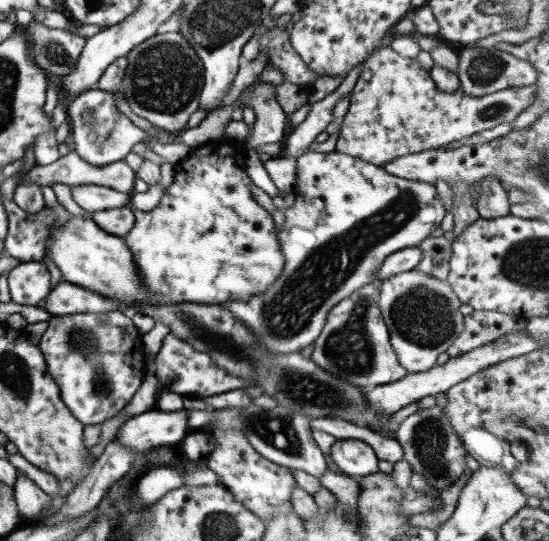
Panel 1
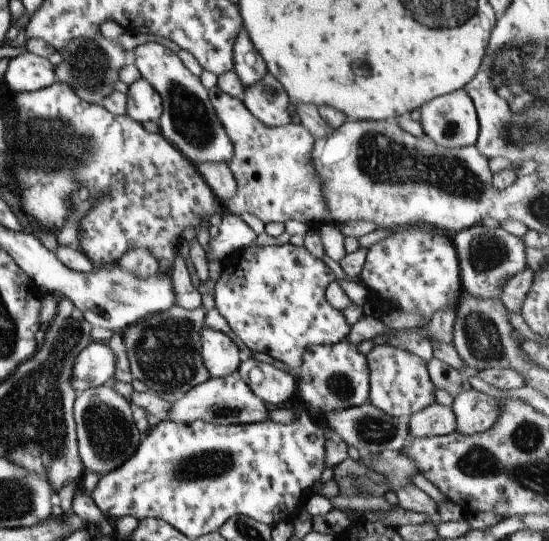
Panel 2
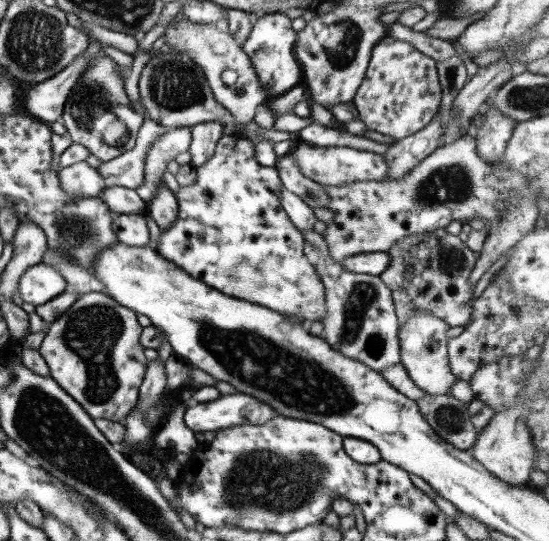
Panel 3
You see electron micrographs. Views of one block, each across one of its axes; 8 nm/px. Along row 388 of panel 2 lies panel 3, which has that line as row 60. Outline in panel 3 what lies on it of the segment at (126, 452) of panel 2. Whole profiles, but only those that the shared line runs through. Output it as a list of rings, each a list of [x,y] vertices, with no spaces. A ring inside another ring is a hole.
[[[89,36],[90,44],[83,53],[90,57],[88,72],[78,78],[78,84],[73,87],[66,99],[63,115],[60,120],[70,134],[74,145],[80,145],[96,156],[102,162],[108,162],[132,149],[136,145],[138,131],[145,121],[144,105],[132,102],[126,91],[124,81],[118,74],[118,65],[104,50],[96,38]]]

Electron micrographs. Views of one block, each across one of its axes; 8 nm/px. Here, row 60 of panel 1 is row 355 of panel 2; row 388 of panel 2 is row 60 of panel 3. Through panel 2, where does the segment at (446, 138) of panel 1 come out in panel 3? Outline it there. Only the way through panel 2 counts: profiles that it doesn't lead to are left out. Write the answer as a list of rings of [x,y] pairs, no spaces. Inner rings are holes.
[[[387,36],[374,46],[364,81],[358,87],[352,102],[358,109],[359,119],[367,126],[367,130],[391,136],[395,142],[398,142],[422,131],[432,122],[441,106],[442,95],[438,72],[436,72],[436,61],[422,52],[418,52],[408,42]]]

